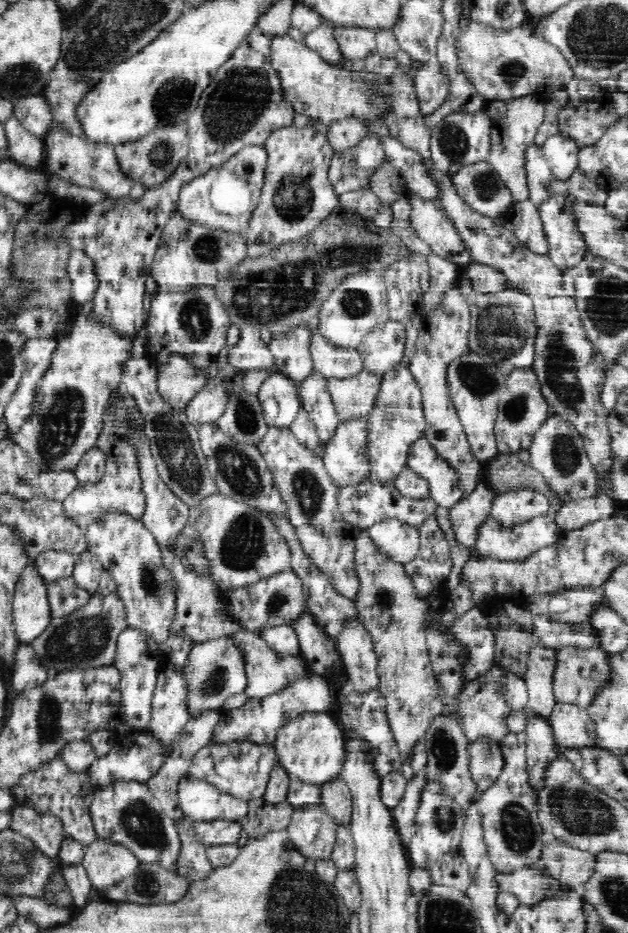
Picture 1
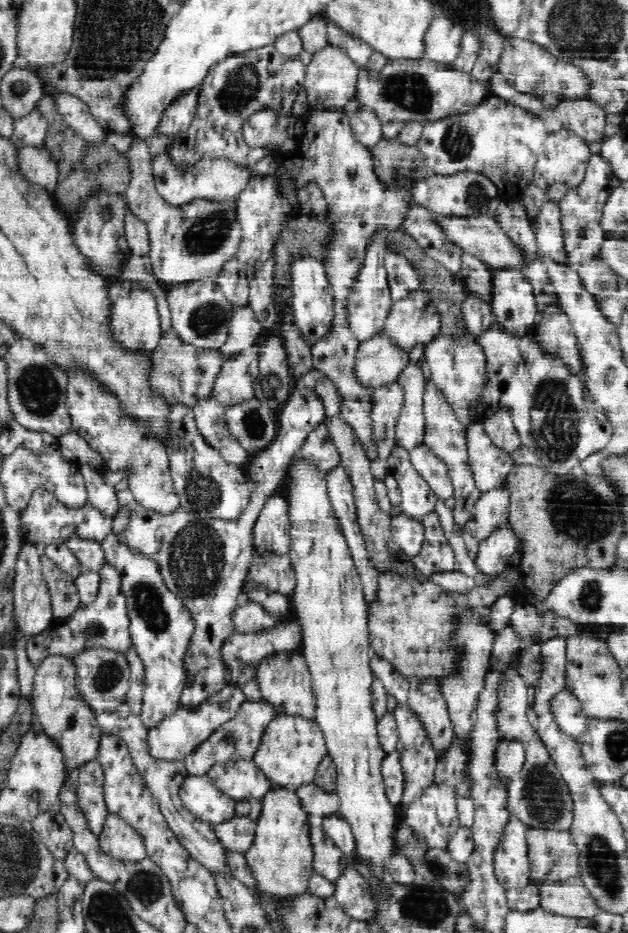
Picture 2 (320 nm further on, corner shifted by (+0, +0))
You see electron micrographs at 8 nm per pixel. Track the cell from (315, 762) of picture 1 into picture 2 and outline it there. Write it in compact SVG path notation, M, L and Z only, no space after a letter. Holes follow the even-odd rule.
M281 713L268 724L253 759L266 773L273 786L294 791L300 786L313 782L319 764L326 756L329 756L326 739L315 718Z

